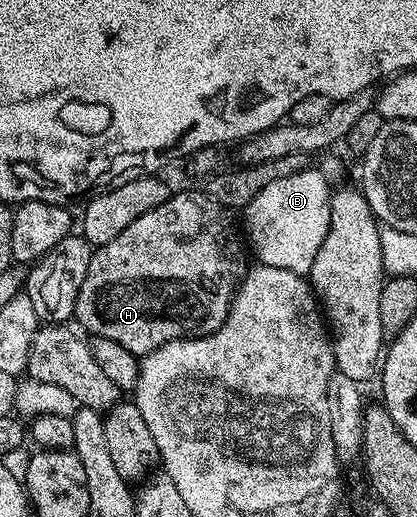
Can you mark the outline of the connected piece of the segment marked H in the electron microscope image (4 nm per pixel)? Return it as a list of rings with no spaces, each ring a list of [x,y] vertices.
[[[205,191],[175,192],[160,207],[152,207],[148,215],[140,215],[136,223],[120,231],[112,243],[104,243],[91,252],[88,275],[84,275],[80,295],[76,295],[73,320],[79,321],[87,334],[112,339],[112,343],[120,343],[124,351],[132,351],[139,359],[169,341],[217,333],[230,314],[234,294],[248,272],[244,237],[230,217],[233,217],[231,210],[223,209]]]

